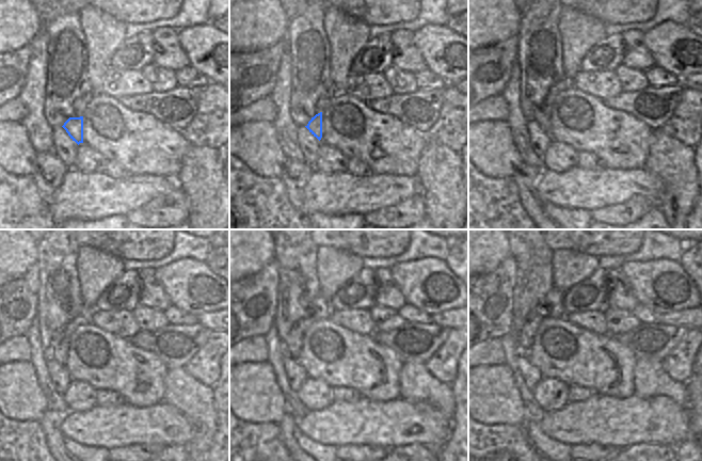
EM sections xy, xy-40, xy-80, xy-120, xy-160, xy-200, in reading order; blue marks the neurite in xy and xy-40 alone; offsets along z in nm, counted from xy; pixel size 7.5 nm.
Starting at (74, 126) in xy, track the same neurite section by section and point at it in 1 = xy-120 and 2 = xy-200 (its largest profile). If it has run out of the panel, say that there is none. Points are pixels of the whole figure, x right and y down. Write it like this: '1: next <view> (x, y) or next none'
1: next xy-120 (60, 344)
2: next xy-200 (553, 307)

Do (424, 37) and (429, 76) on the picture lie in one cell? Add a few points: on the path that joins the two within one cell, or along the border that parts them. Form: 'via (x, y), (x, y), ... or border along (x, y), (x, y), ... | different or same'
border along (427, 67), (448, 83) | different

